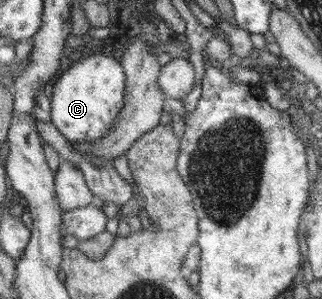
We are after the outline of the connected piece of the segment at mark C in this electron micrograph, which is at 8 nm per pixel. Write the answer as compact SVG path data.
M110 55L88 56L64 67L53 85L51 114L53 124L66 139L93 143L111 129L117 113L123 109L122 91L126 91L126 74L122 70Z

